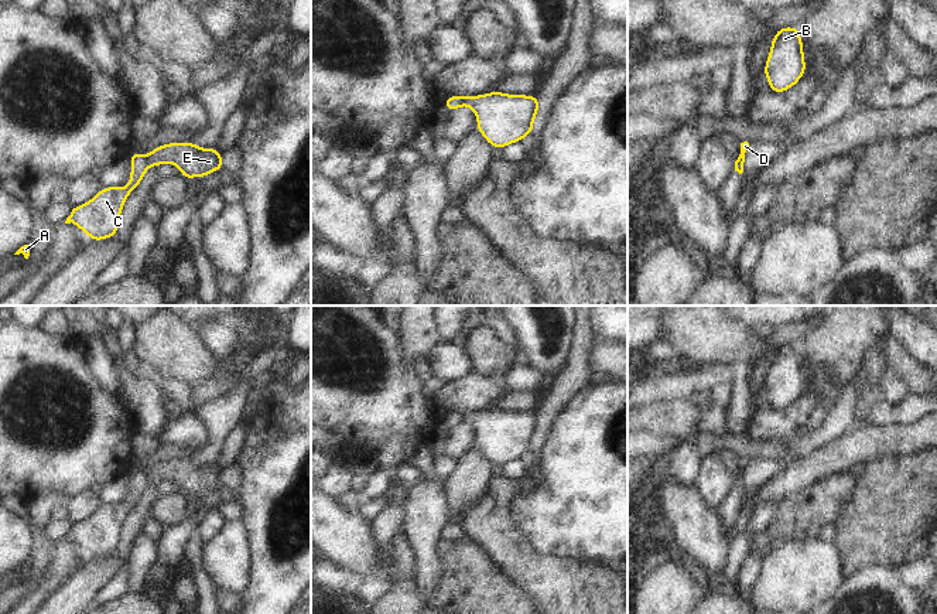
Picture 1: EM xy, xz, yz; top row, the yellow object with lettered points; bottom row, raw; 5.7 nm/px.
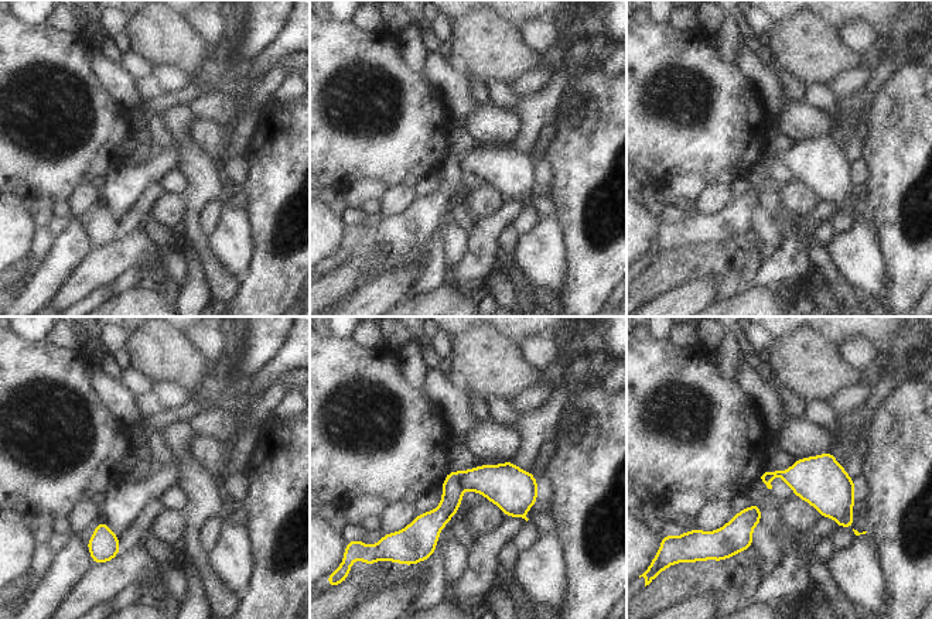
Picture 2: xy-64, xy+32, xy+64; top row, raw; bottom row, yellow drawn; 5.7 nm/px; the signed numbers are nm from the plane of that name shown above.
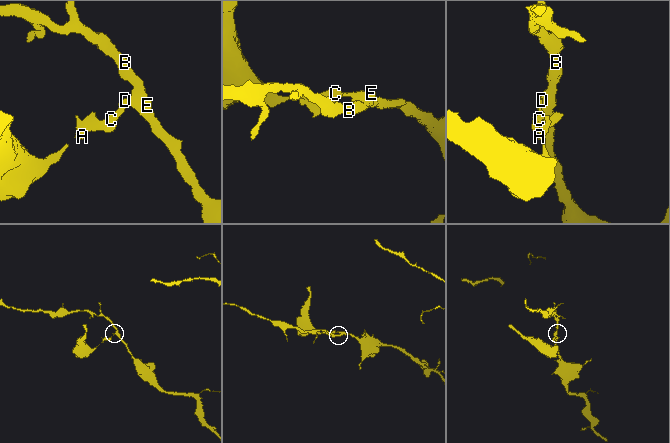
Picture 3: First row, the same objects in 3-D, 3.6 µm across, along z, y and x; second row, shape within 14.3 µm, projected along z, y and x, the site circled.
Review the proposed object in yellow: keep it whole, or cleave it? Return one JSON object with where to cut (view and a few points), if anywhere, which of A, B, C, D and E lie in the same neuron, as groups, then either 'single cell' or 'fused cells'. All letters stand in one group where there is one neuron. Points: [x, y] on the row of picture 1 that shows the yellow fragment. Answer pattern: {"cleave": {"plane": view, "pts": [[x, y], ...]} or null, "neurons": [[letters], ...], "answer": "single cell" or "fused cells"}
{"cleave": {"plane": "xy", "pts": [[146, 156], [149, 161]]}, "neurons": [["A", "C", "D"], ["B", "E"]], "answer": "fused cells"}

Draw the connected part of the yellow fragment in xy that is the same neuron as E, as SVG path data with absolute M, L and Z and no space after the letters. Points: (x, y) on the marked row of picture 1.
M191 141L178 144L168 143L160 146L147 156L151 166L172 163L184 178L205 177L212 171L222 170L222 154L216 149L201 149Z

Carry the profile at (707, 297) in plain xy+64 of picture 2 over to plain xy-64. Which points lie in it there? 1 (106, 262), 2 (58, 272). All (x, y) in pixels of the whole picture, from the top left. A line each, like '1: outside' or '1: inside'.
1: inside
2: outside

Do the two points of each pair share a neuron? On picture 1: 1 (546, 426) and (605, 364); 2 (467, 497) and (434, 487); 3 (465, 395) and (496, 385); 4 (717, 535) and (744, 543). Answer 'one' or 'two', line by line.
1: two
2: two
3: one
4: two

